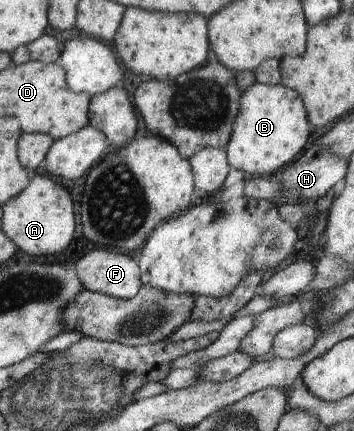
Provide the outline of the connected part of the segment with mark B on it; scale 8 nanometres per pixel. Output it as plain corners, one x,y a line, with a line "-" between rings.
255,81
243,91
230,142
224,148
229,166
245,174
276,174
293,163
307,144
313,130
309,121
307,108
295,89

